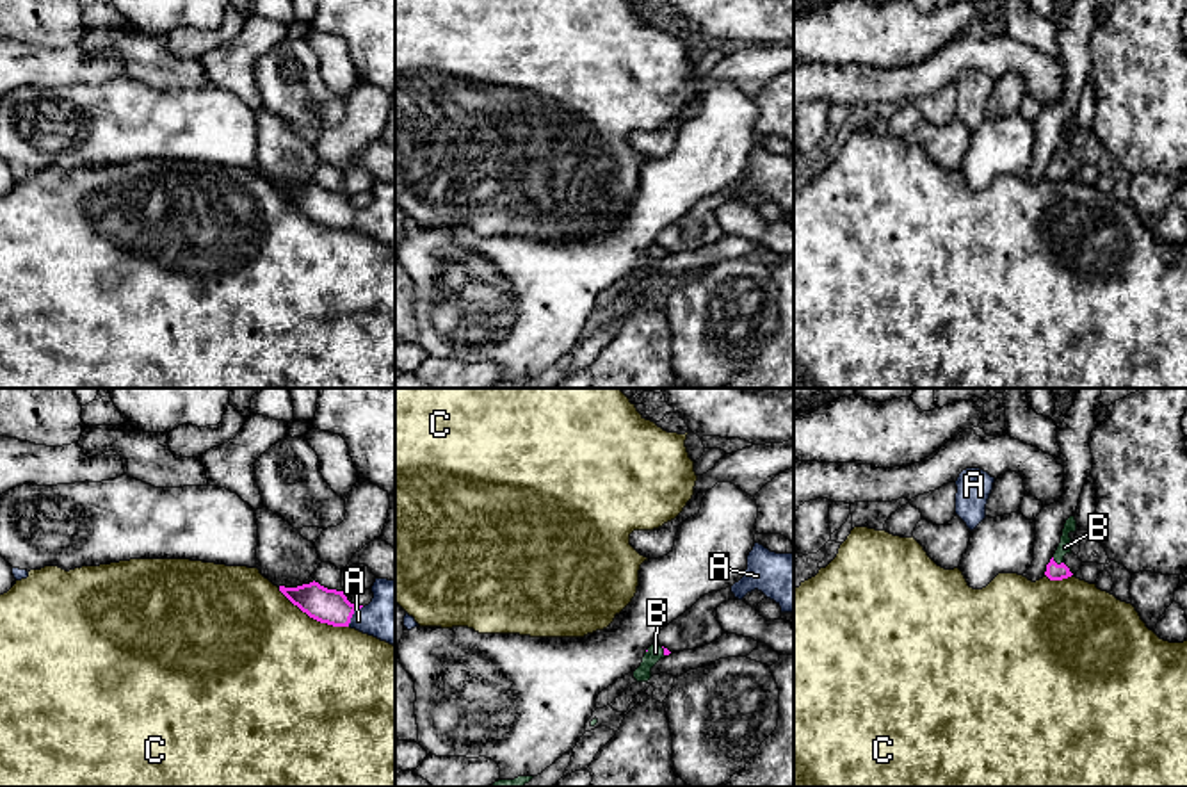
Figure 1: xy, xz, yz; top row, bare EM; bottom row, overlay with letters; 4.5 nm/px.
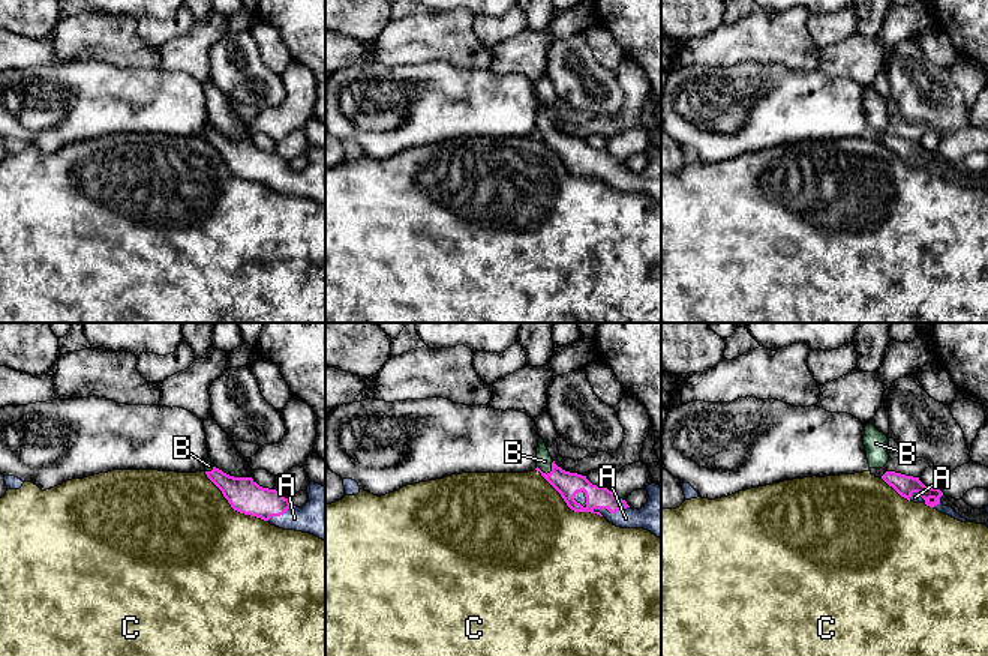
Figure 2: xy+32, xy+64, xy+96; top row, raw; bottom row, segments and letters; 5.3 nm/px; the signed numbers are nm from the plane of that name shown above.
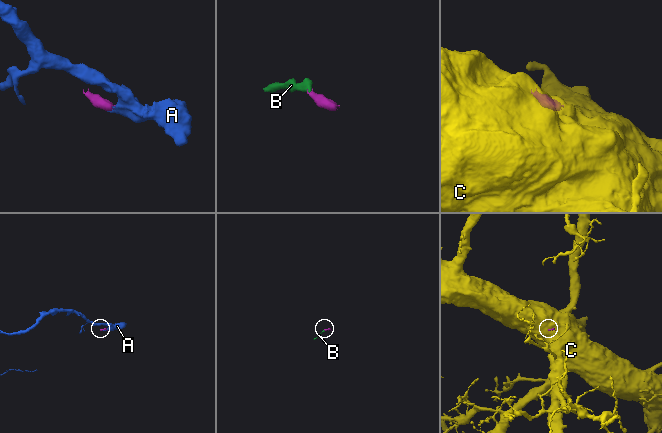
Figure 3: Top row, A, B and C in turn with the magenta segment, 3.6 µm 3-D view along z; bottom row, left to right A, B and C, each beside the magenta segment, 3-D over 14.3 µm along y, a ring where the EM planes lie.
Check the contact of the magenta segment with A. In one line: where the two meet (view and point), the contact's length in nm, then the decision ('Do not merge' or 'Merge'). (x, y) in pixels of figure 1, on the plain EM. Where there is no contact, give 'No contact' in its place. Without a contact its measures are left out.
Touches magenta at xy (353, 214). Shared border 120 nm. Merge

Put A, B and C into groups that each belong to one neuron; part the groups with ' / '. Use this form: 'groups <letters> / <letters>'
groups A B / C

